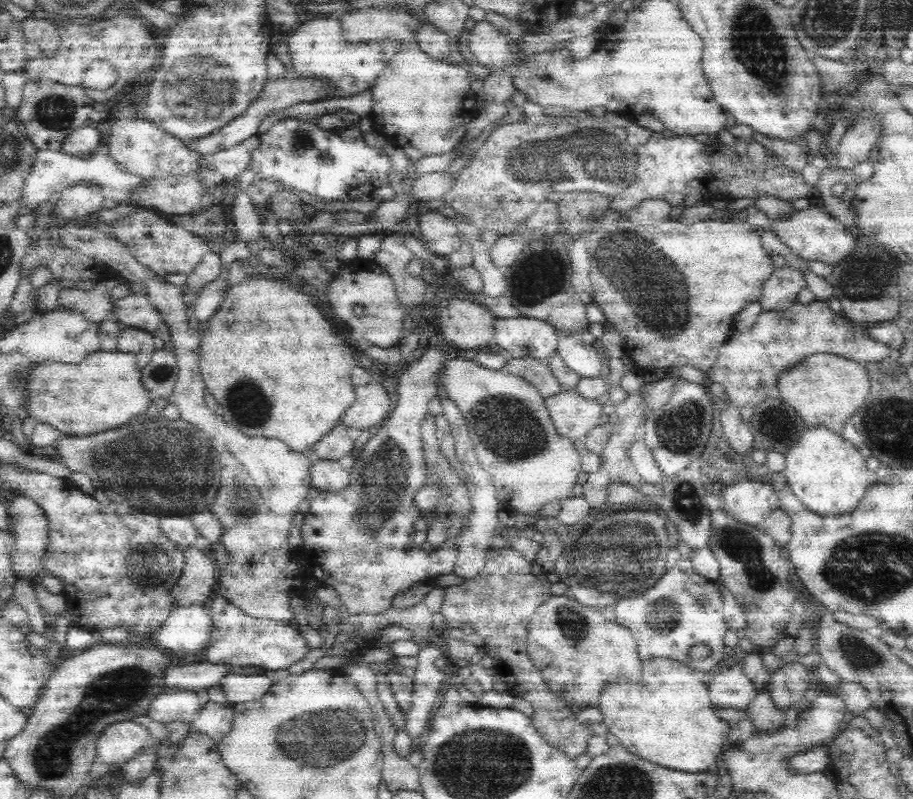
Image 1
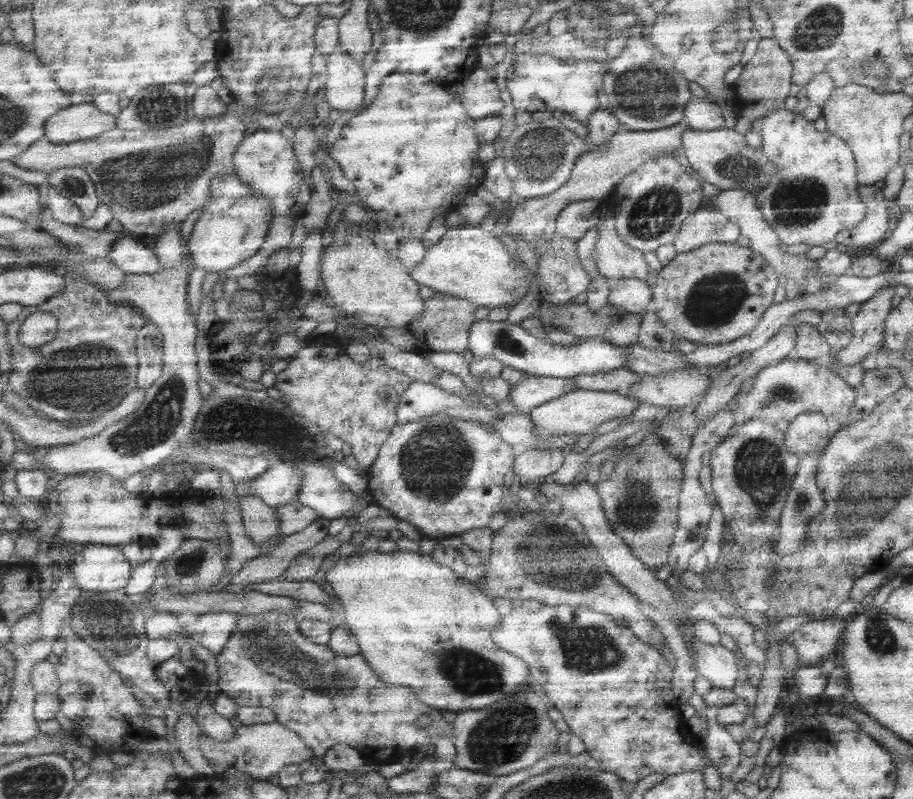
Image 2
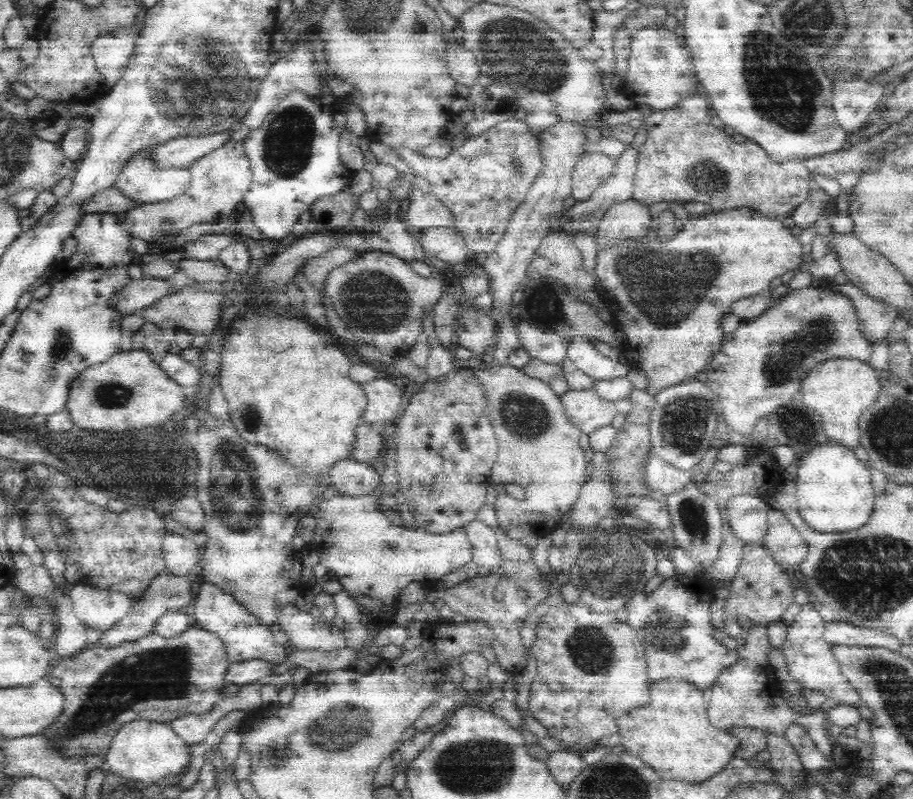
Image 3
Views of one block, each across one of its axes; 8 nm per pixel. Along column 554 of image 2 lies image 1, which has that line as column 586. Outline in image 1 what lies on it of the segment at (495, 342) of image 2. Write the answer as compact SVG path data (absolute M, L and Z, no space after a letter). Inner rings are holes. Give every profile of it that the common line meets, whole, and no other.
M581 333L559 336L557 353L566 366L581 378L598 378L602 372L600 352L581 340Z

